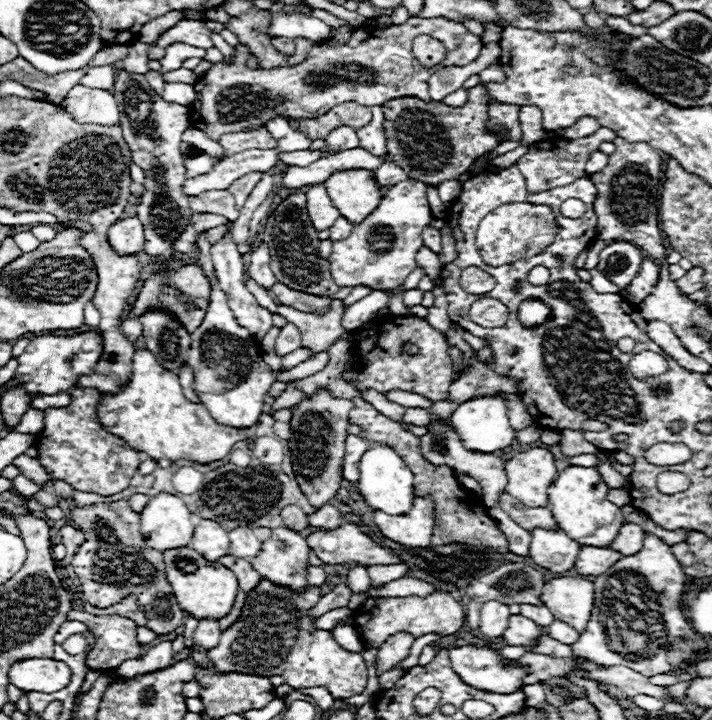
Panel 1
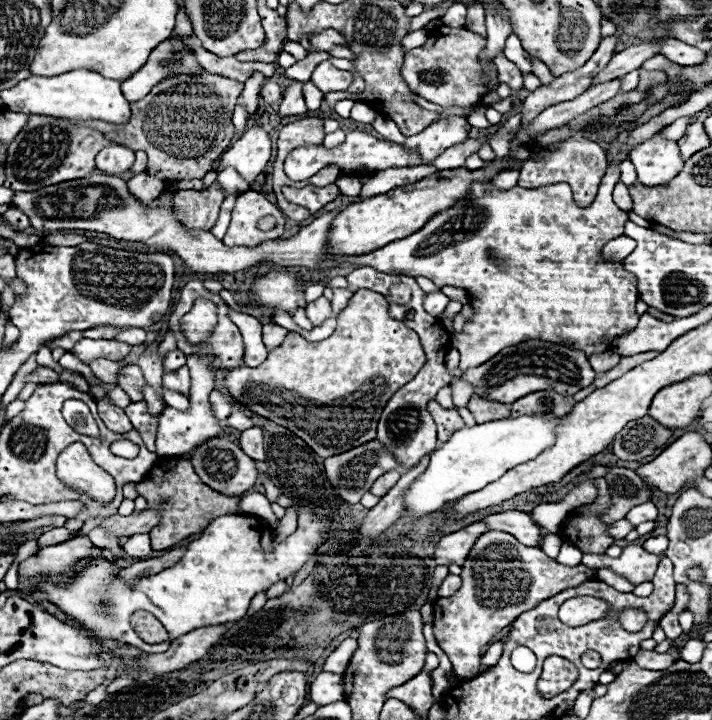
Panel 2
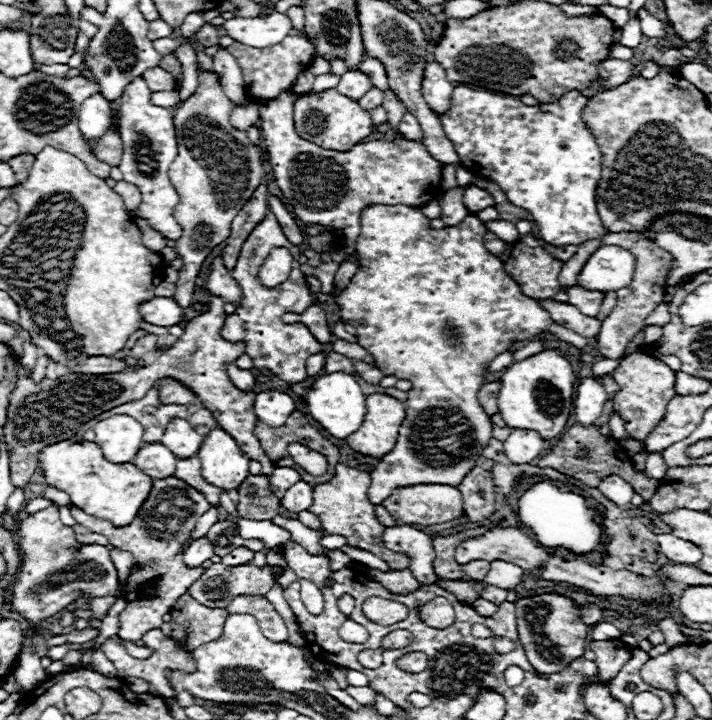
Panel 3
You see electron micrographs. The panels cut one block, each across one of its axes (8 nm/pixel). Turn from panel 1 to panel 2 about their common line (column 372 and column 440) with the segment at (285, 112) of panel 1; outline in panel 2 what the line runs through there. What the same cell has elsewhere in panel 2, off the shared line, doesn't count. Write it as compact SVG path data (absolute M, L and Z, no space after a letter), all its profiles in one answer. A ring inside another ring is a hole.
M440 26L436 32L430 32L424 46L406 52L402 78L414 94L424 96L428 102L434 102L442 108L452 108L452 106L470 108L480 102L488 87L496 90L499 85L495 65L491 68L490 80L486 81L483 78L483 69L478 62L478 56L484 46L486 46L486 38L476 32L470 32L466 28ZM434 34L438 36L436 40Z

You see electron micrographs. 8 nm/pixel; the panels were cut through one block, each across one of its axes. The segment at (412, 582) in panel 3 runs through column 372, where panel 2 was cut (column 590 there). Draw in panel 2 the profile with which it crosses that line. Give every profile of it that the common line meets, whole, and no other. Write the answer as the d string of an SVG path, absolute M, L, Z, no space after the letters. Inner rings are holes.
M490 530L476 540L462 564L460 576L462 588L452 596L434 602L432 630L438 646L448 654L454 674L462 680L470 680L480 672L482 646L486 646L502 628L510 626L516 616L540 602L588 580L596 580L596 570L584 568L582 564L574 568L562 566L554 558L548 558L540 548L528 548L508 532Z

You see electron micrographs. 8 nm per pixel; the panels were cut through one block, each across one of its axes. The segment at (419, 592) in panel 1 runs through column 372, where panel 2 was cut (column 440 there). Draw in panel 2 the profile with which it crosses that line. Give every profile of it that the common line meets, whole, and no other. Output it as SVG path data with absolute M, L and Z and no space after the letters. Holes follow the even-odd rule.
M448 574L448 576L444 578L444 582L442 582L440 590L438 590L438 596L440 596L440 598L446 598L446 596L452 596L452 592L456 592L456 590L460 588L460 584L462 584L460 576L454 576L454 574Z

